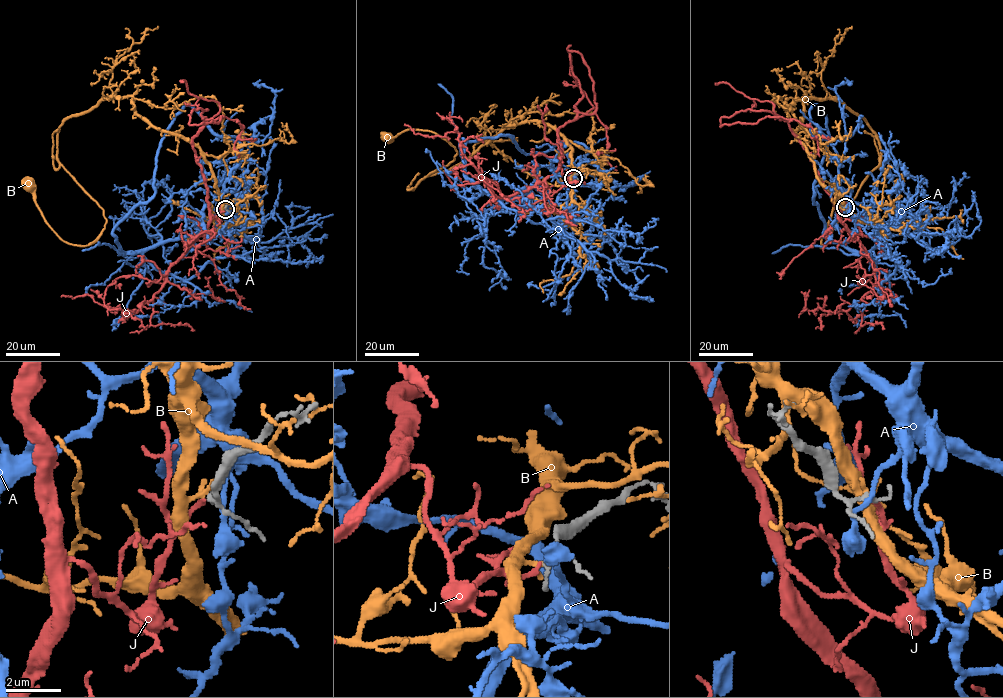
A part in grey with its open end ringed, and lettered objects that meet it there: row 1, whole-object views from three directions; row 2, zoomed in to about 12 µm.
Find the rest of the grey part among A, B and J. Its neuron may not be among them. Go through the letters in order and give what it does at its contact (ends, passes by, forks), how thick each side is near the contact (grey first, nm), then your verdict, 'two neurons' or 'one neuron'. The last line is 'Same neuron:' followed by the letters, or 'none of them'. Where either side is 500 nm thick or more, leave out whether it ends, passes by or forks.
A: it passes by; 130 nm thick on the grey side, 200 nm on the other; two neurons
B: it forks there; 120 nm thick on the grey side, 170 nm on the other; two neurons
J: it ends there; 120 nm thick on the grey side, 140 nm on the other; one neuron
Same neuron: J

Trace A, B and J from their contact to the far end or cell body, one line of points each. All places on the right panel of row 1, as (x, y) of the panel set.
A: (844, 208), (854, 202), (878, 219), (870, 259), (888, 278), (894, 261), (883, 248), (902, 242), (924, 208)
B: (845, 207), (818, 179), (796, 135), (806, 98), (836, 99), (859, 116), (881, 154), (820, 247), (832, 187)
J: (845, 207), (849, 219), (839, 219), (862, 246), (875, 282), (847, 310), (817, 309), (826, 296), (818, 299)

